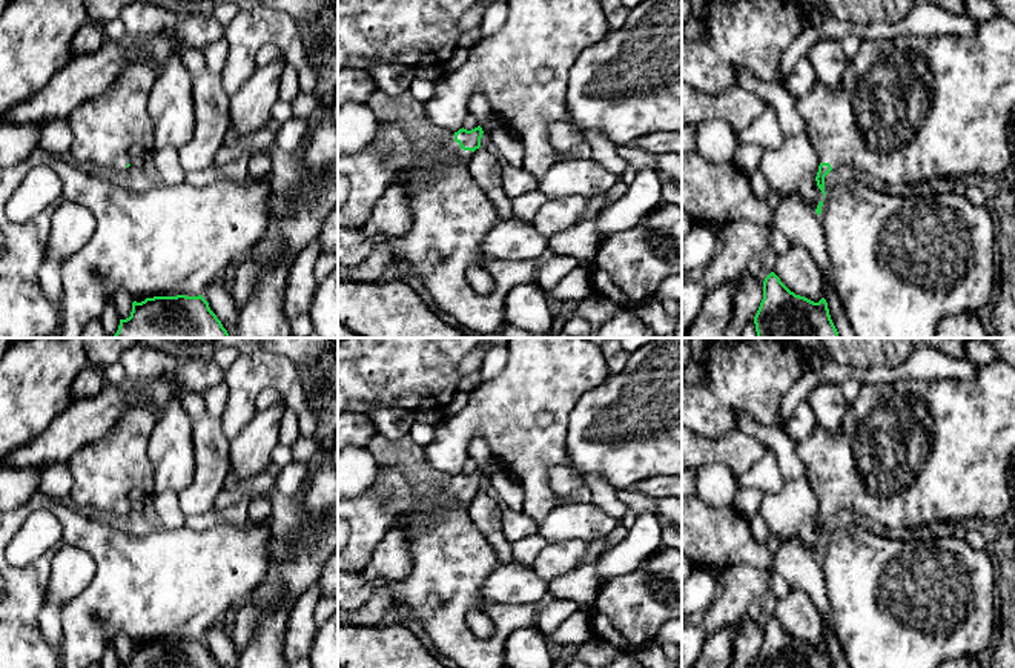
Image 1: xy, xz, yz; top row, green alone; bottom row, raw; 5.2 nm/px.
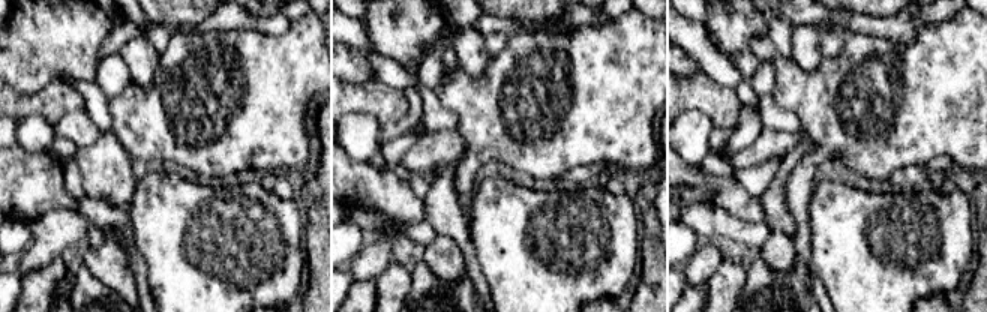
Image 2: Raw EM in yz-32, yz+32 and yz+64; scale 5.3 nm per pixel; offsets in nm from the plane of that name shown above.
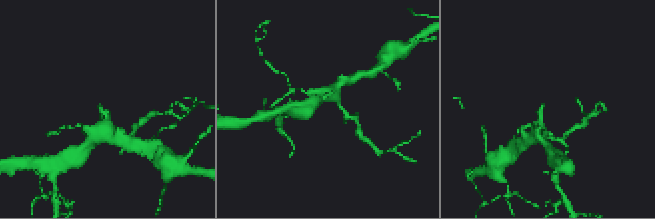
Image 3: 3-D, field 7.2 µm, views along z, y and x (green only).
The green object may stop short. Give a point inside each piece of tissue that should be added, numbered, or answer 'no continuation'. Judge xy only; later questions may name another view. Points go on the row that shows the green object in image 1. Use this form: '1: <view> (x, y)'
1: xy (105, 128)

